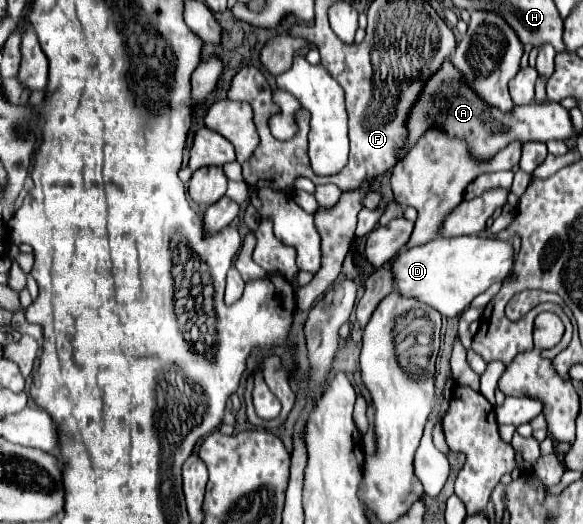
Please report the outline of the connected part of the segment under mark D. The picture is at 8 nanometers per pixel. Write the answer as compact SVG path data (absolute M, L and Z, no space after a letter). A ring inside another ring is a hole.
M454 236L436 238L424 246L402 250L394 258L396 290L402 296L414 296L420 302L436 308L446 318L458 318L470 302L486 292L494 282L502 282L514 266L512 242L482 236Z

